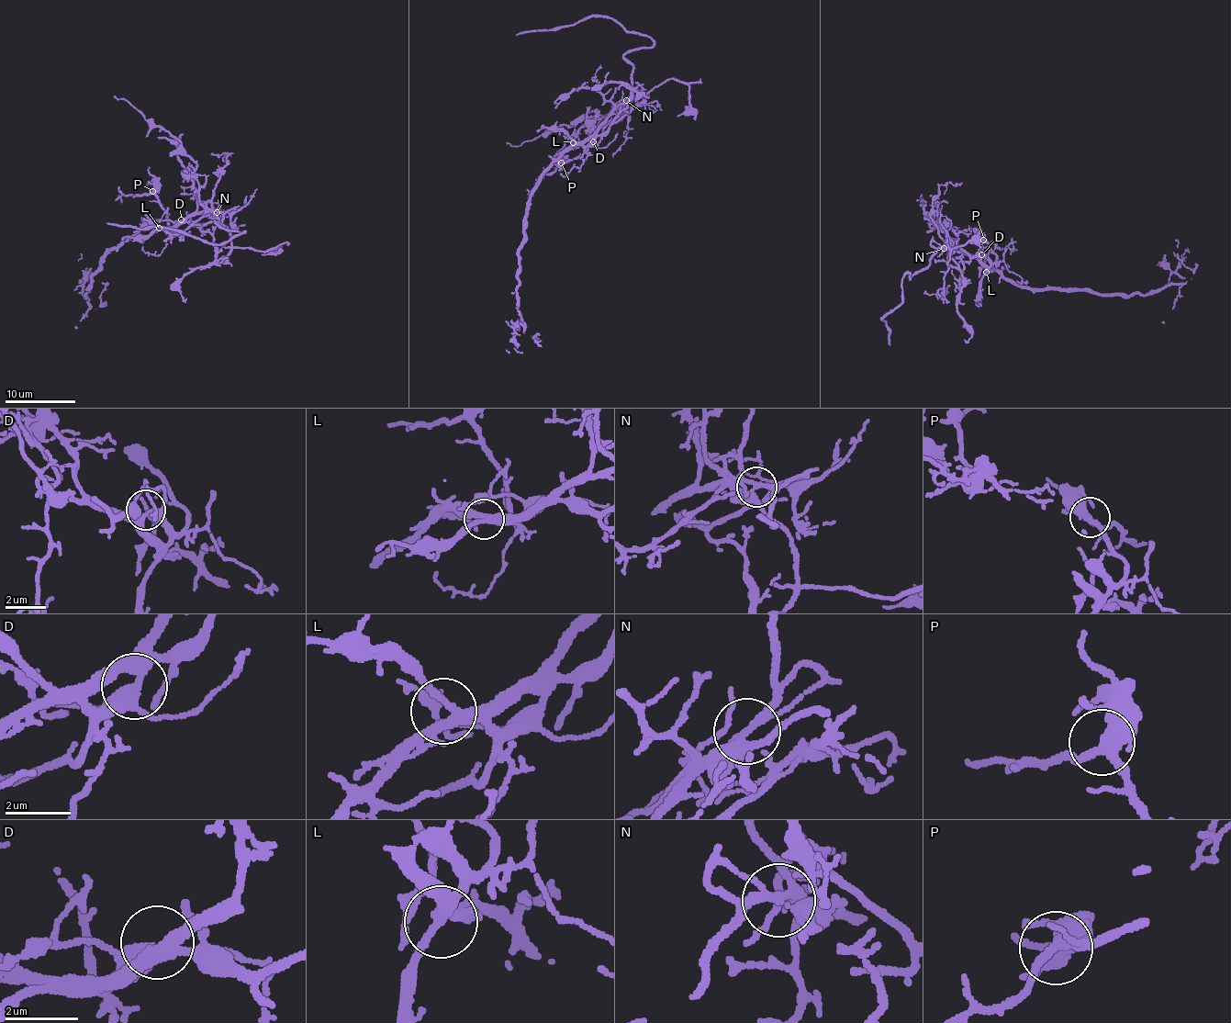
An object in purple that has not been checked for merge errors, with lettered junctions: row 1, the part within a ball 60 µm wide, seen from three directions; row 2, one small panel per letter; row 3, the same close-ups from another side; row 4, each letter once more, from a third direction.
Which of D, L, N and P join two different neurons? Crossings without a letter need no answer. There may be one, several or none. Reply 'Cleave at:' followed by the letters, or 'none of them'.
Cleave at: N

